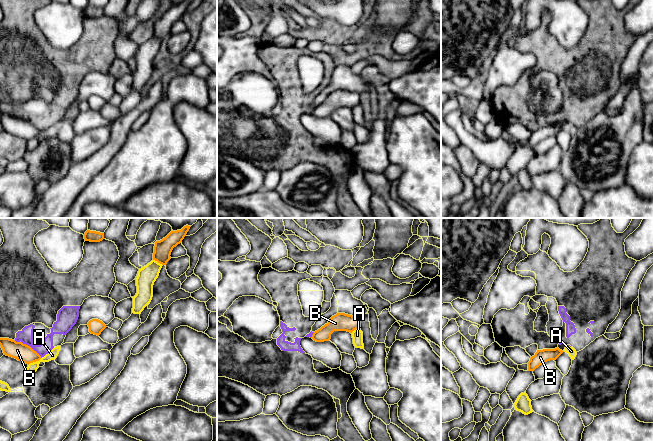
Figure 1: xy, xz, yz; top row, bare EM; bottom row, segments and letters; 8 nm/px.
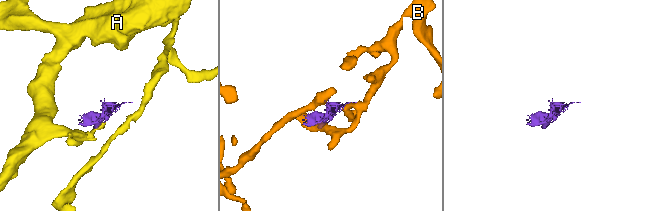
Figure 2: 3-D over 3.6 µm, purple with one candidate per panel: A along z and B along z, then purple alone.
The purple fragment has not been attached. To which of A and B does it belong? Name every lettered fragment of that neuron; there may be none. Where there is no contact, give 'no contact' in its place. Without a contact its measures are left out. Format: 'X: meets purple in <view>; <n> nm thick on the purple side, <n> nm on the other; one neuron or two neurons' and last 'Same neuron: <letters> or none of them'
A: meets purple in xy; 130 nm thick on the purple side, 80 nm on the other; two neurons
B: meets purple in xy; 110 nm thick on the purple side, 140 nm on the other; two neurons
Same neuron: none of them

